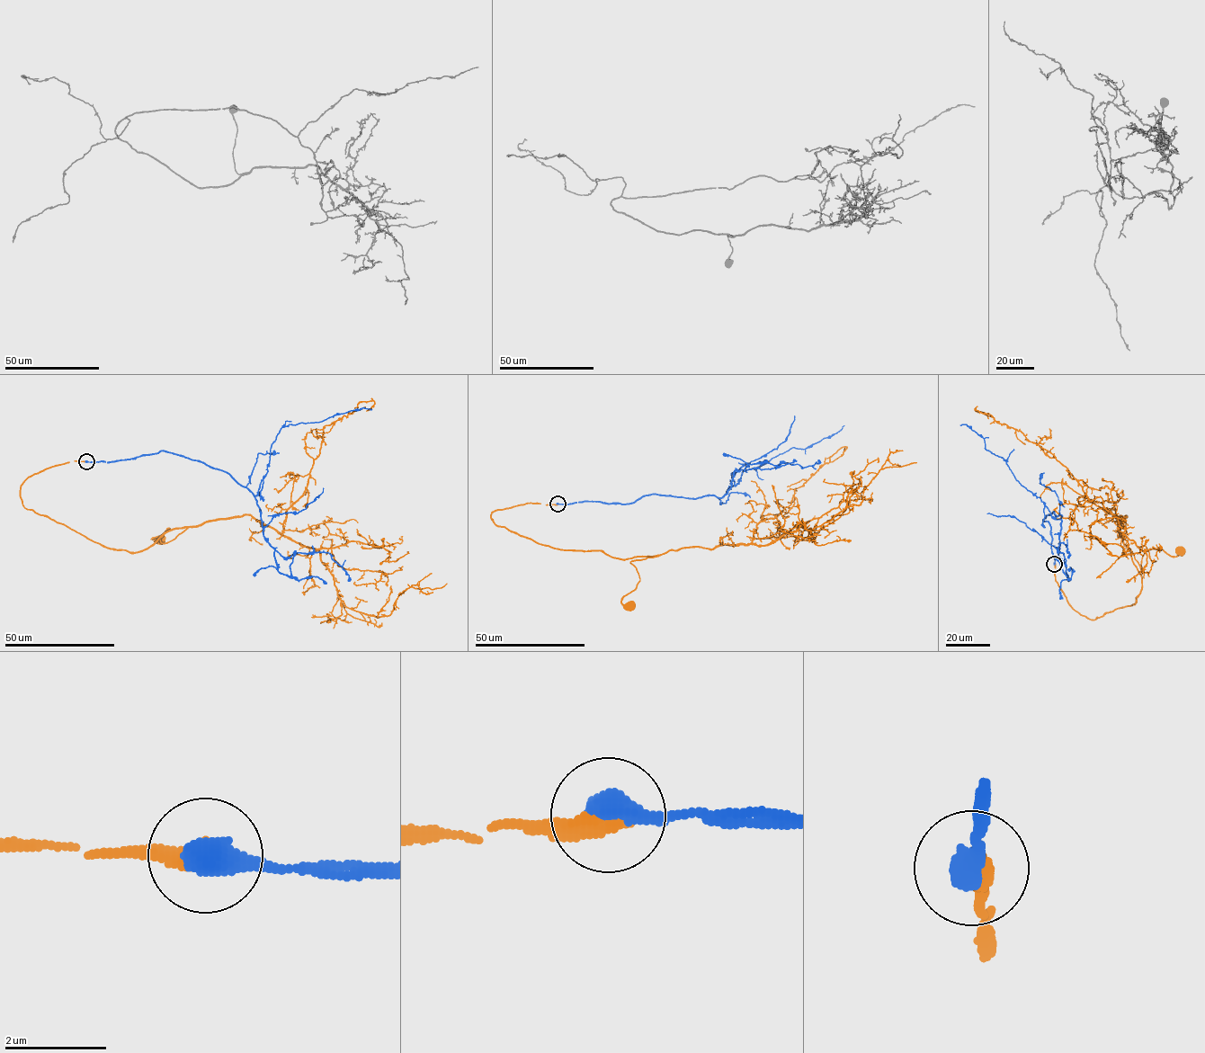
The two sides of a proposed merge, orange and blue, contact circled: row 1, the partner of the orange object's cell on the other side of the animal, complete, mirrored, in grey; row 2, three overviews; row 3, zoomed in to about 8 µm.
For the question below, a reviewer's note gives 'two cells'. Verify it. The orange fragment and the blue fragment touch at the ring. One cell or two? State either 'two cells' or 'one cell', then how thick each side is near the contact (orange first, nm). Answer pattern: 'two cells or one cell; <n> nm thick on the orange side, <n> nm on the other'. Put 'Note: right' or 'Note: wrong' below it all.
one cell; 360 nm thick on the orange side, 550 nm on the other
Note: wrong

